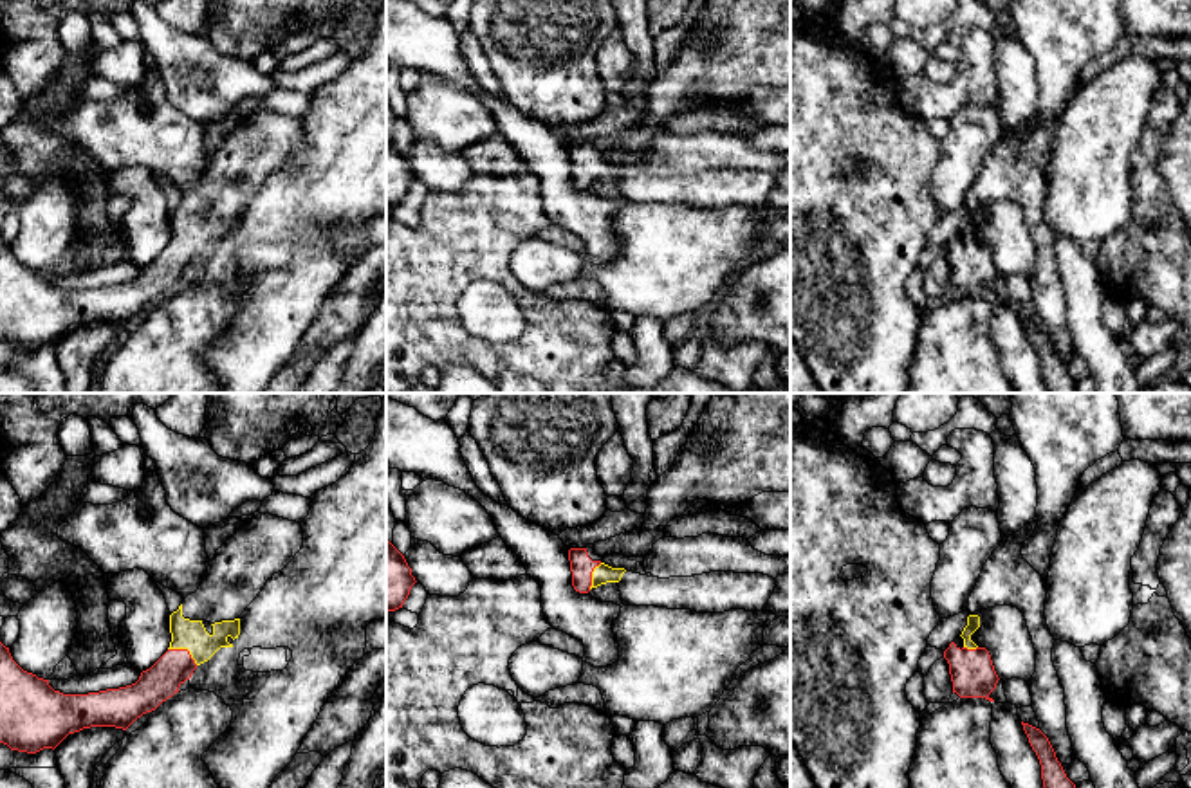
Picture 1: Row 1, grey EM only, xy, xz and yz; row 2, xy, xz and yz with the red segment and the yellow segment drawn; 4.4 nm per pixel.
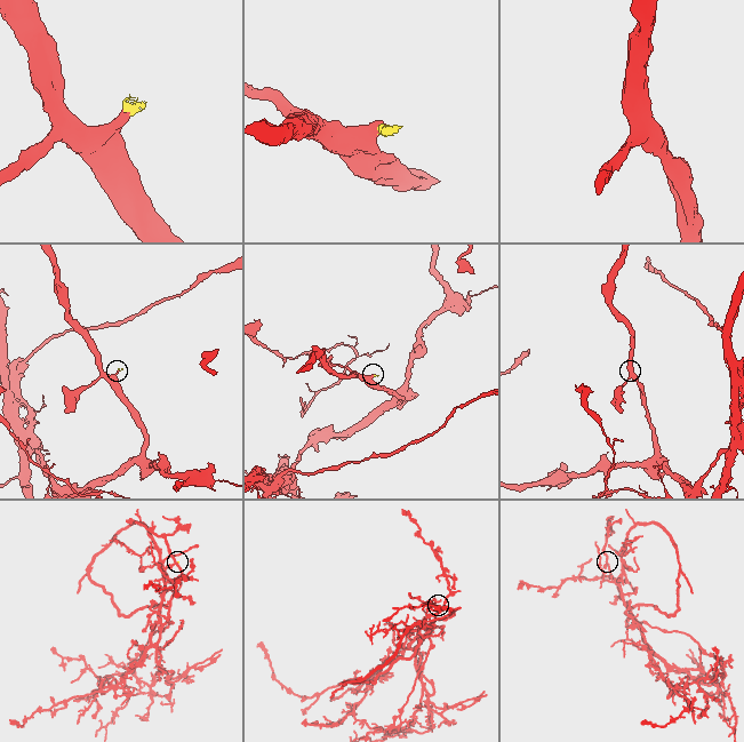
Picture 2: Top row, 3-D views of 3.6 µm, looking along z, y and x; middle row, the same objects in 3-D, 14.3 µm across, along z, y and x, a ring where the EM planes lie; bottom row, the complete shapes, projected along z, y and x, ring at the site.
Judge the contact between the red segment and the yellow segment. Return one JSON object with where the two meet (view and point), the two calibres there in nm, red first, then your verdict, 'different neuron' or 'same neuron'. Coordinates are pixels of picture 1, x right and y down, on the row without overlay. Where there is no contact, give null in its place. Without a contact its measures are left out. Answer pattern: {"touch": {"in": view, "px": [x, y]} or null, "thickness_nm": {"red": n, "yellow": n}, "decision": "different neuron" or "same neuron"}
{"touch": {"in": "xy", "px": [184, 246]}, "thickness_nm": {"red": 160, "yellow": 140}, "decision": "same neuron"}

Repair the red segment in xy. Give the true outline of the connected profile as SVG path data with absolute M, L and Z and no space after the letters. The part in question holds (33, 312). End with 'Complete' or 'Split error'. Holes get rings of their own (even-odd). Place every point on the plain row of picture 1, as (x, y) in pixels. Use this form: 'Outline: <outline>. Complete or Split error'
Outline: M271 110L247 115L209 157L198 186L170 211L168 247L132 281L63 290L23 267L0 238L0 339L36 350L90 323L126 326L179 289L193 267L240 231L240 211L265 179L303 142L296 117Z. Split error

